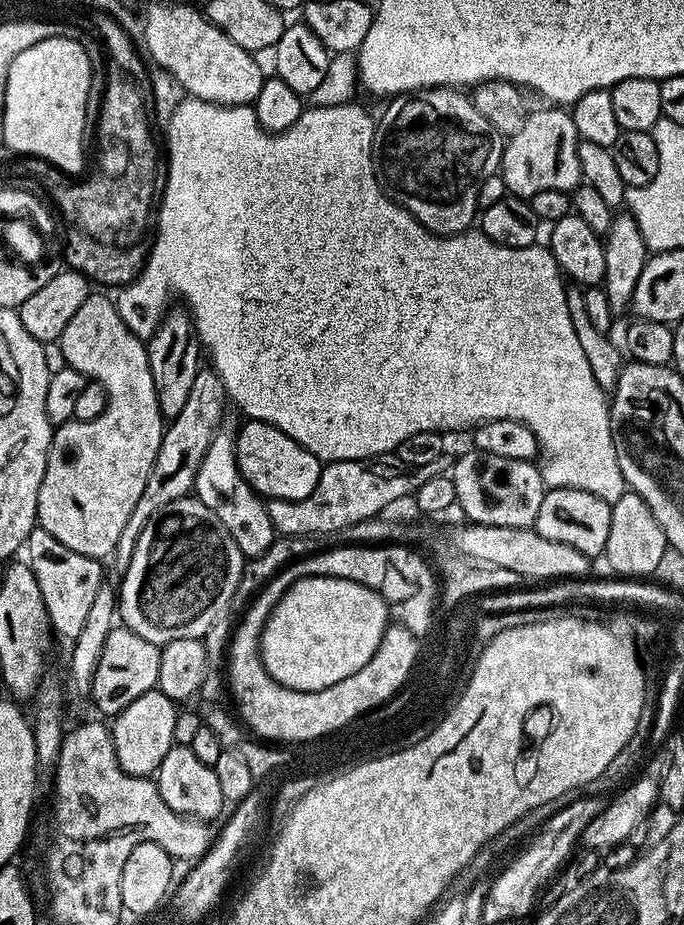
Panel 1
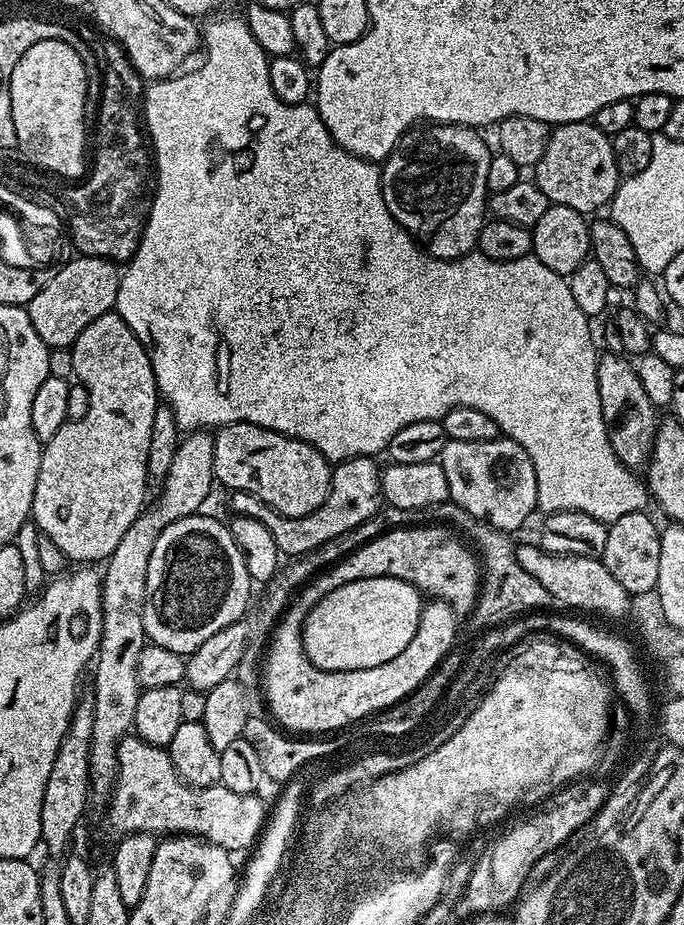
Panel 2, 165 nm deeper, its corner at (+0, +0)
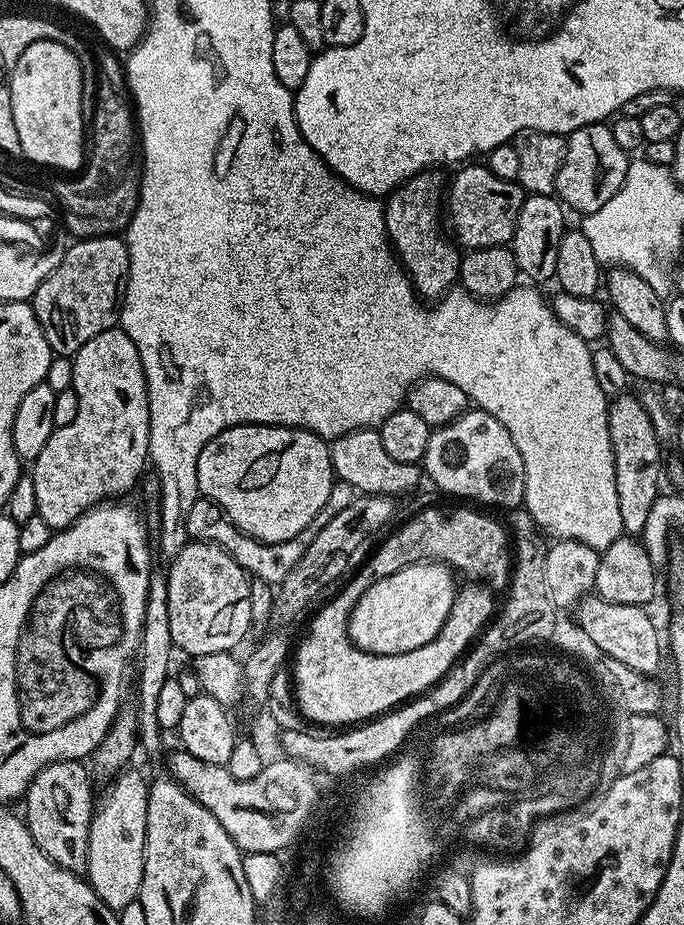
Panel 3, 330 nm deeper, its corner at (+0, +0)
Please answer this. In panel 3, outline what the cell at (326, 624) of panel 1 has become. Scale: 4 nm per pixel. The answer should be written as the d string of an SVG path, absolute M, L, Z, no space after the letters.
M446 563L408 565L389 577L376 580L360 595L348 617L348 637L363 652L379 656L406 654L426 646L442 630L456 601L458 584L452 581L453 569Z

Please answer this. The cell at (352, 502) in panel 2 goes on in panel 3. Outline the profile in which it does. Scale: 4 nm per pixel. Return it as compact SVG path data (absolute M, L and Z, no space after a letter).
M343 482L333 483L332 493L326 506L322 506L322 510L318 510L316 519L310 522L310 526L306 526L306 530L302 530L302 534L277 544L267 544L248 536L242 530L238 530L238 526L234 526L231 520L224 515L224 509L219 508L213 500L207 498L198 499L194 502L194 506L190 506L190 514L186 518L186 530L192 540L204 540L208 544L218 544L221 548L226 549L244 567L244 571L248 573L249 577L265 580L267 584L279 586L302 560L302 556L310 547L311 540L318 534L321 522L334 518L336 514L340 514L342 510L354 503L357 498L358 493L354 486Z

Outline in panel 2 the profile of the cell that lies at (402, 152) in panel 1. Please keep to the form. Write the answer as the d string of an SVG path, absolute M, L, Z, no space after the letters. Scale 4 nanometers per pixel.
M429 123L425 132L417 131L415 134L409 134L396 145L387 160L383 161L380 168L380 185L382 186L382 198L390 210L390 214L395 218L404 229L412 235L412 239L420 245L423 251L429 256L439 260L457 260L466 255L467 252L473 251L480 243L480 231L486 223L486 197L489 195L486 186L486 170L490 170L490 162L494 155L493 149L488 149L488 144L483 140L481 133L475 128L464 128L461 124L433 124Z

